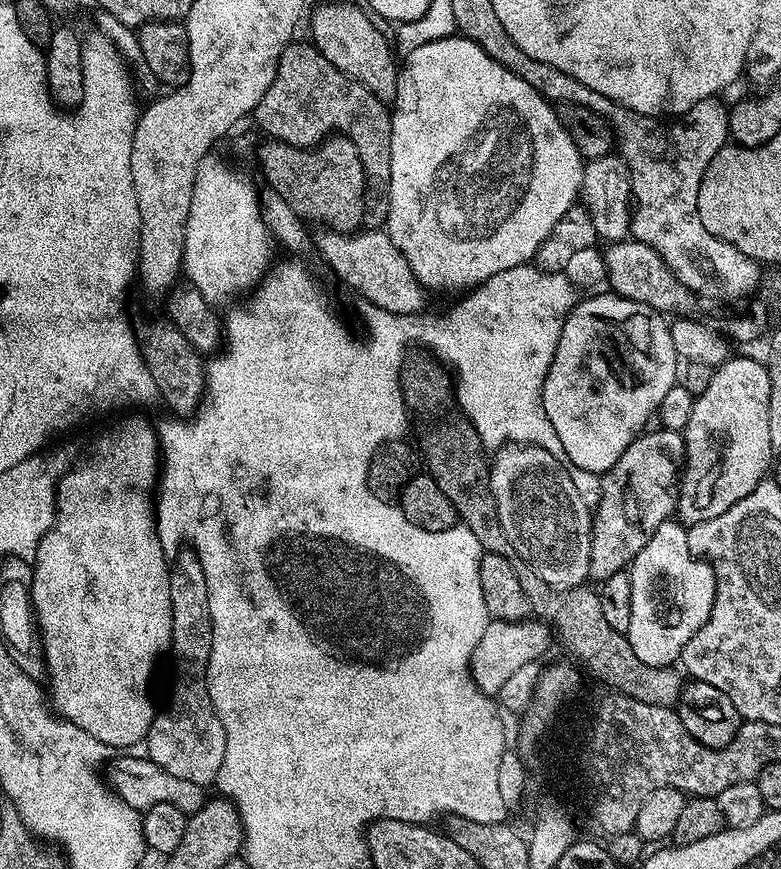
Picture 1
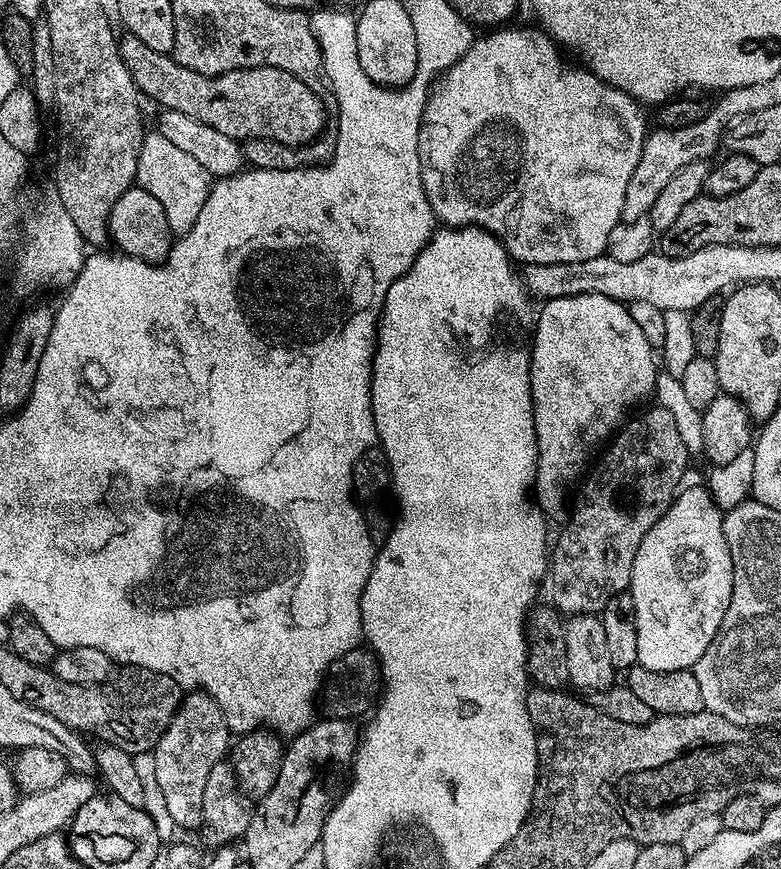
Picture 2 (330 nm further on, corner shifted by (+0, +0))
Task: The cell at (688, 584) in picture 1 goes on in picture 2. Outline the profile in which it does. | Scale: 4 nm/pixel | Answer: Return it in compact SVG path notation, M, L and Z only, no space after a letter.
M685 487L672 501L672 505L650 526L650 534L642 538L638 554L634 554L630 591L634 598L634 614L638 622L638 658L636 664L646 670L673 672L695 669L698 658L706 654L722 618L726 618L726 606L730 606L730 594L734 590L734 570L730 558L730 546L726 546L722 509L716 505L707 487Z

